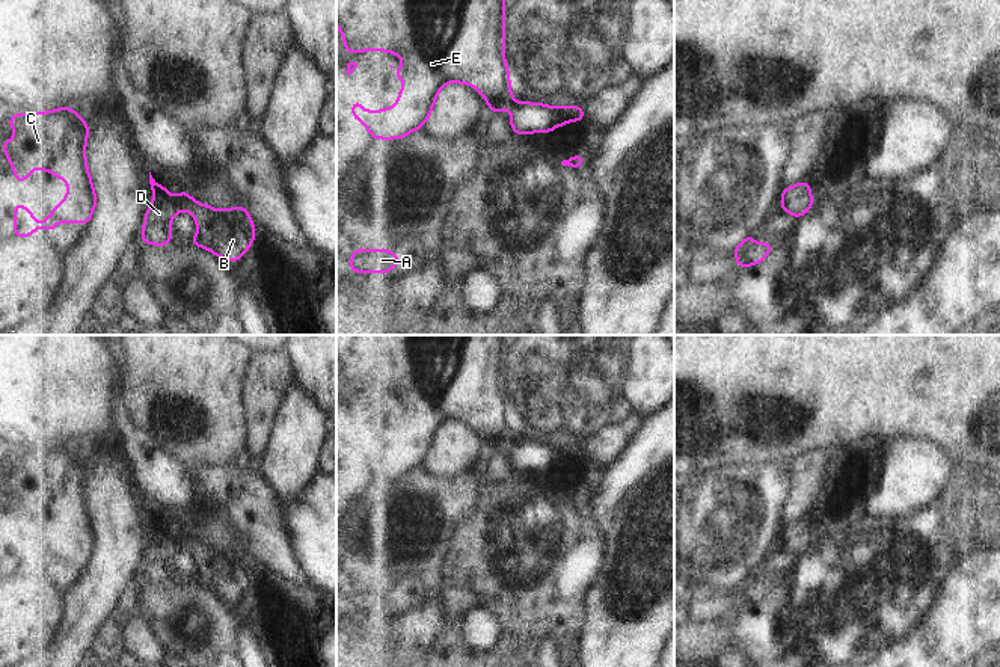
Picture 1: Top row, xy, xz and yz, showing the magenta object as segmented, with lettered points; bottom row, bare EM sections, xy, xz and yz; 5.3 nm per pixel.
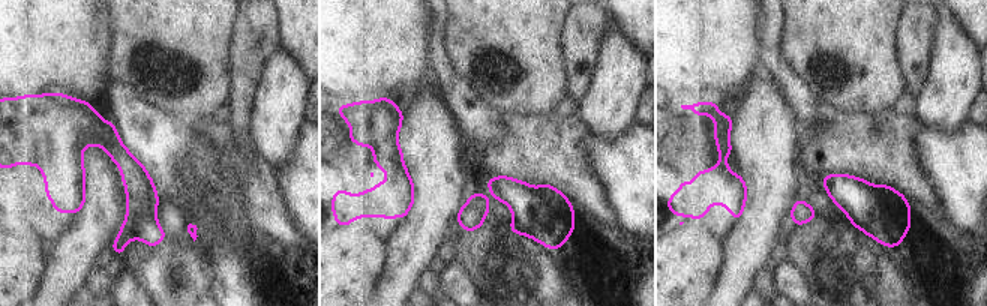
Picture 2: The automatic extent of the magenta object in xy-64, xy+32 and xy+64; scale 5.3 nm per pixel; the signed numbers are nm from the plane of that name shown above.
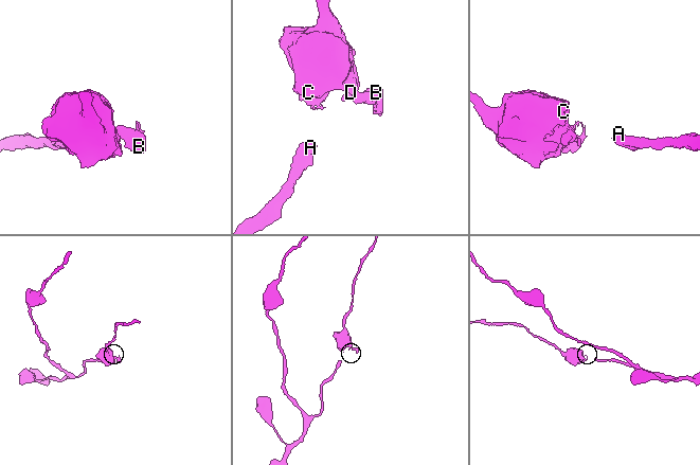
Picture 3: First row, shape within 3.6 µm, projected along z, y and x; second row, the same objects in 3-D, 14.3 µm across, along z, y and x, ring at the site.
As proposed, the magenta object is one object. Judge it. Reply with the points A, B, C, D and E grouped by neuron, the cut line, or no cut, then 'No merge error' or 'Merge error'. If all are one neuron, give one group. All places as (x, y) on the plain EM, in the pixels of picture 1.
Groups: A C D E / B. Split along xy (177, 534), (180, 547). Merge error

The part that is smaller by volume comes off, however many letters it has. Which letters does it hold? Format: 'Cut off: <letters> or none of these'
Cut off: B

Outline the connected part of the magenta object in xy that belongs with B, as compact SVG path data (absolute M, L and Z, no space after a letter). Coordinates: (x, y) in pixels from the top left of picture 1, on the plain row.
M178 530L179 548L195 555L198 572L189 579L205 586L216 595L235 601L255 579L255 563L246 545L216 548L196 540L189 530Z

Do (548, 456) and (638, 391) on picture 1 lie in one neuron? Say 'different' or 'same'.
different

